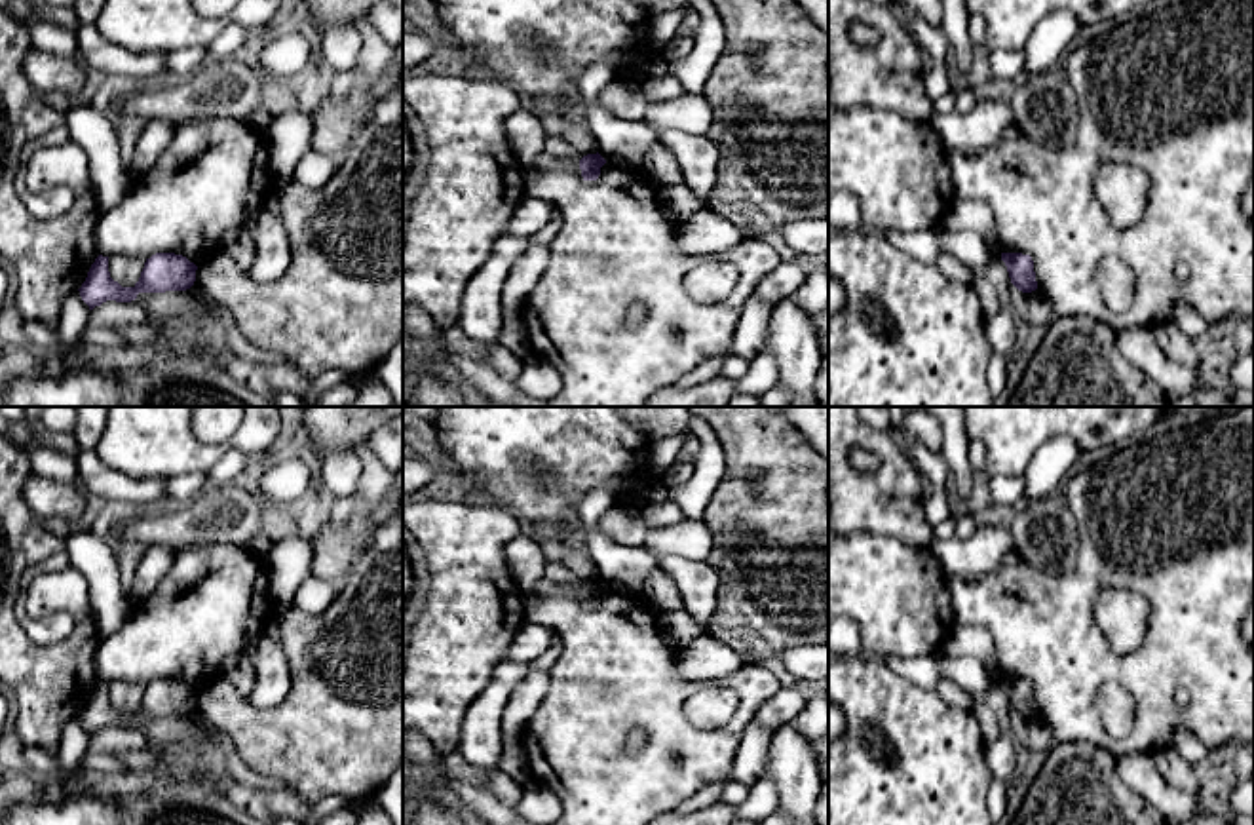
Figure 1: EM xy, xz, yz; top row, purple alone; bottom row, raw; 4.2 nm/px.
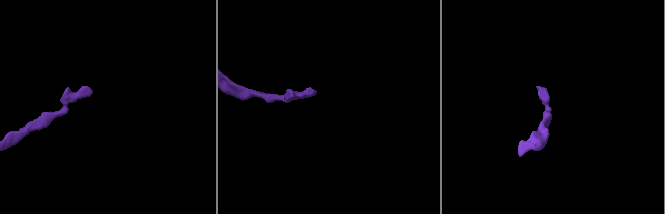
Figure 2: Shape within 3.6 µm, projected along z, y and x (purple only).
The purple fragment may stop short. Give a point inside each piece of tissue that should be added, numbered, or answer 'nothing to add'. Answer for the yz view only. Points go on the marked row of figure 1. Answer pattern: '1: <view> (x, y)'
nothing to add

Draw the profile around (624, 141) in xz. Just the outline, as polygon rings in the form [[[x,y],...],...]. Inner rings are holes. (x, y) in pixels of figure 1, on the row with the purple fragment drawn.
[[[614,61],[593,63],[581,74],[578,99],[585,106],[587,127],[598,143],[598,154],[618,165],[640,169],[659,133],[646,122],[618,118],[598,103],[600,91],[616,78]]]

